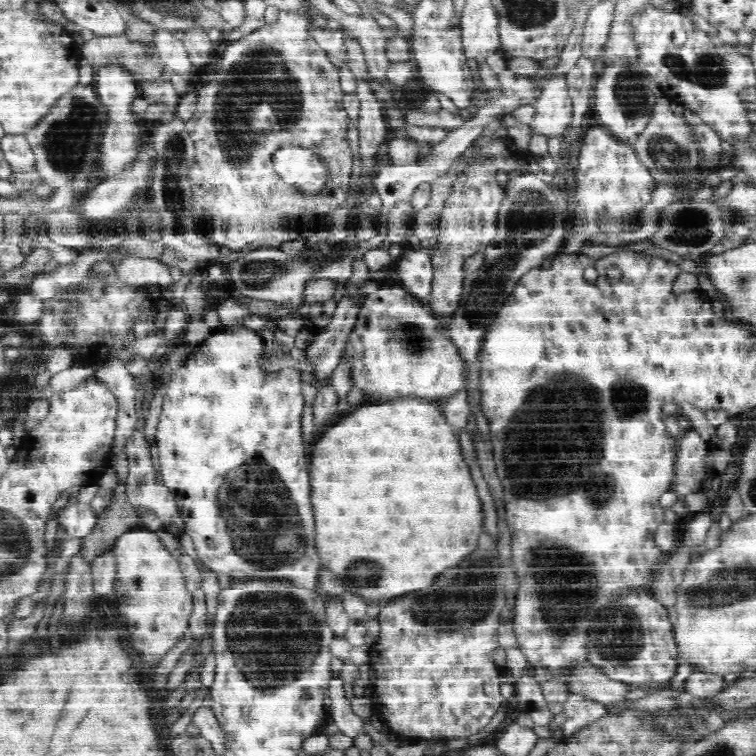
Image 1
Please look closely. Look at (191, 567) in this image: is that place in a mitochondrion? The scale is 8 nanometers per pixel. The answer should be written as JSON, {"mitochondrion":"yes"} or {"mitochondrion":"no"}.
{"mitochondrion":"no"}

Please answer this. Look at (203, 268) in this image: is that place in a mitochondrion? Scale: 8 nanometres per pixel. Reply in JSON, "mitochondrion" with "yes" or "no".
{"mitochondrion":"no"}

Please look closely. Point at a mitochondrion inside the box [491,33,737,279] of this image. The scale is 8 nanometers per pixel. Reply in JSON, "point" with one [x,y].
{"point":[708,69]}

